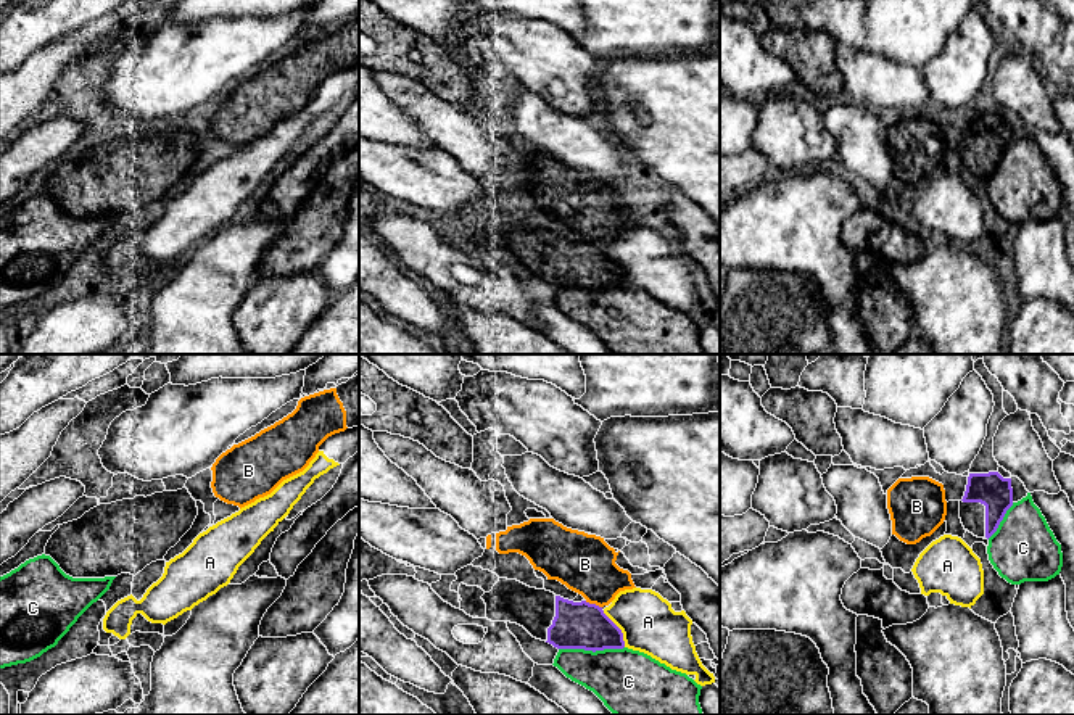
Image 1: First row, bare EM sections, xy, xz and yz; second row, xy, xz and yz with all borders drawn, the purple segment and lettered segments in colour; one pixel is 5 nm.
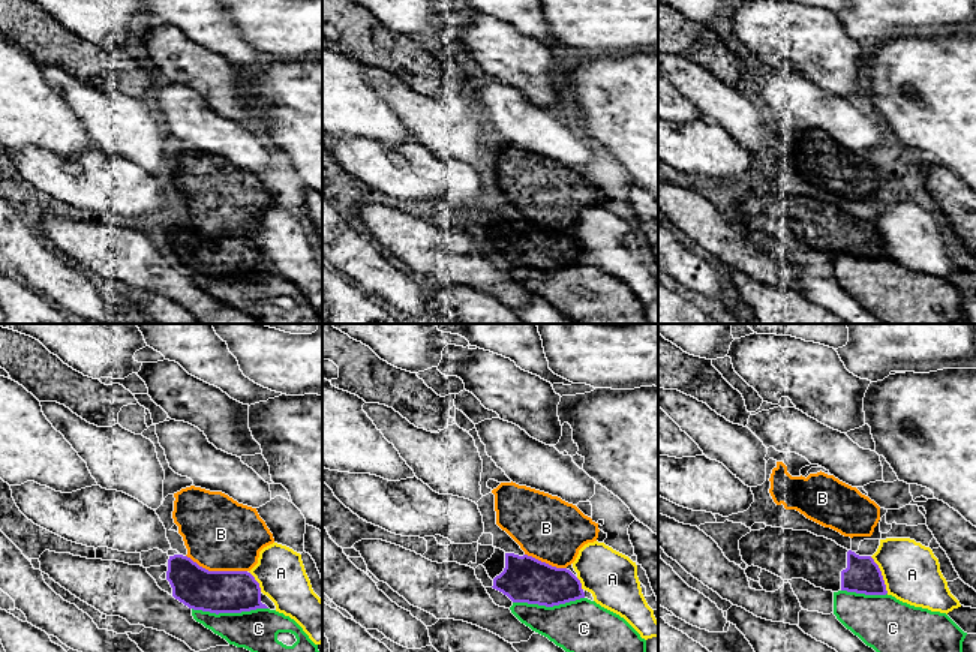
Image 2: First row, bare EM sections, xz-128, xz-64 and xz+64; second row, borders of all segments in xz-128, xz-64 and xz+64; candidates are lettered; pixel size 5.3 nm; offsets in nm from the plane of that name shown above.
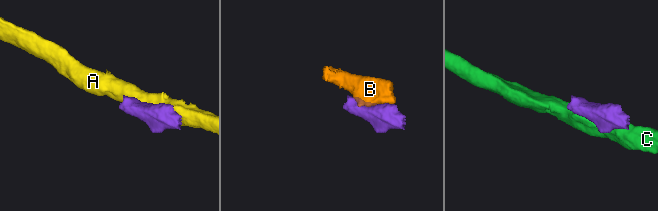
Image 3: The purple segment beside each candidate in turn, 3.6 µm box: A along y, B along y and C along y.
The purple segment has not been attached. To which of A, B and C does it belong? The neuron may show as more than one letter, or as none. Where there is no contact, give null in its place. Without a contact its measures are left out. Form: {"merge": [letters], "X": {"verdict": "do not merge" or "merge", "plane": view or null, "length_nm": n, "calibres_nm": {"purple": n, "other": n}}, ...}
{"merge": [], "A": {"verdict": "do not merge", "plane": "xz", "length_nm": 220, "calibres_nm": {"purple": 240, "other": 280}}, "B": {"verdict": "do not merge", "plane": "xz", "length_nm": 90, "calibres_nm": {"purple": 240, "other": 300}}, "C": {"verdict": "do not merge", "plane": "xz", "length_nm": 320, "calibres_nm": {"purple": 240, "other": 320}}}

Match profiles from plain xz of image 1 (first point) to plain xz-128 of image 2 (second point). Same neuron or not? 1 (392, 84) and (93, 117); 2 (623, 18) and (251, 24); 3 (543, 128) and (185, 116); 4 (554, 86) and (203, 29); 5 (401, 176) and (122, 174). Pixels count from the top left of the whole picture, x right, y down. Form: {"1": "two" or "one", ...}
{"1": "one", "2": "one", "3": "one", "4": "two", "5": "one"}

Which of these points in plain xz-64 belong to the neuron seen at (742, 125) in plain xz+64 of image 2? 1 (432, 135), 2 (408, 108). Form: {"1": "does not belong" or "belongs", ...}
{"1": "belongs", "2": "belongs"}

